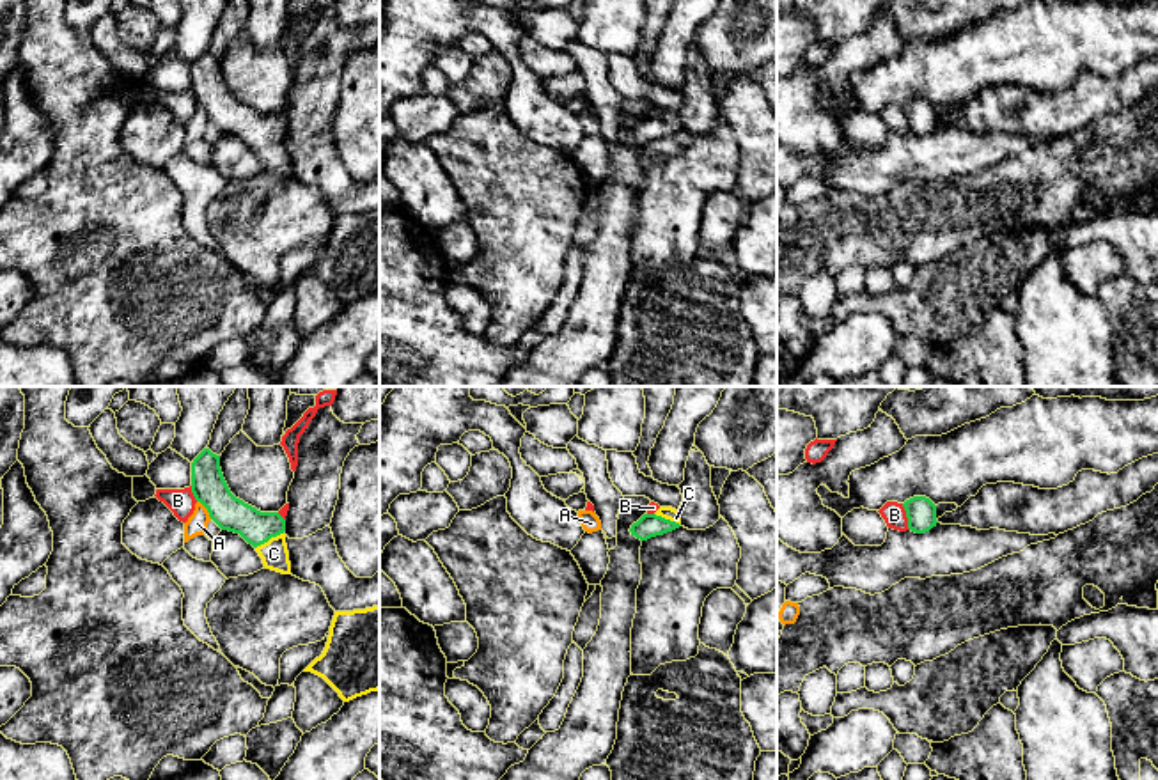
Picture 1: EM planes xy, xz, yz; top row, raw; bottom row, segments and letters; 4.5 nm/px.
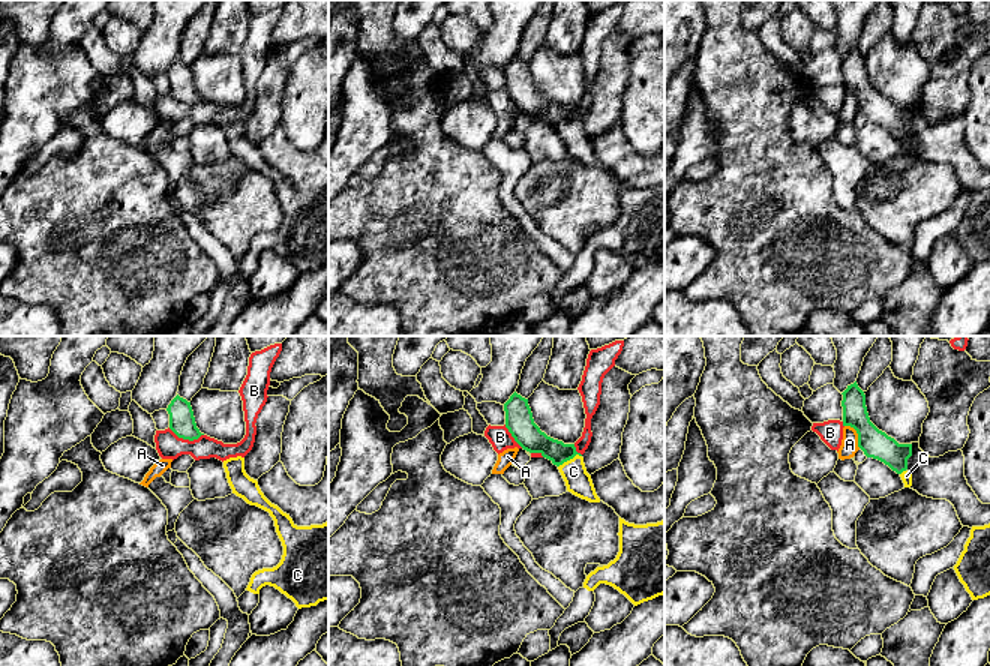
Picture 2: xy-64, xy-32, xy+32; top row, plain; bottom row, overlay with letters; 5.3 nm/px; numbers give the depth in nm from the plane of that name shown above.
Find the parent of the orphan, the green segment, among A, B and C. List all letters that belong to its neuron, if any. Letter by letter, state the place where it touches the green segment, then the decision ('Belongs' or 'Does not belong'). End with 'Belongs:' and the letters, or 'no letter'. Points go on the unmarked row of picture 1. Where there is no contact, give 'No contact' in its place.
A: Touches green at xy (206, 110). Does not belong
B: Touches green at yz (907, 119). Does not belong
C: Touches green at xy (268, 142). Belongs
Belongs: C

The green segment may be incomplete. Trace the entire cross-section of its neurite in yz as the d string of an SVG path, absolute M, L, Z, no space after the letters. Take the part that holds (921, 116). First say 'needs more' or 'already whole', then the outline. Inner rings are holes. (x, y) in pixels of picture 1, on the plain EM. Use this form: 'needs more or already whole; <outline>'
already whole; M913 99L903 106L908 121L908 131L915 136L926 136L936 129L936 108L926 99Z

